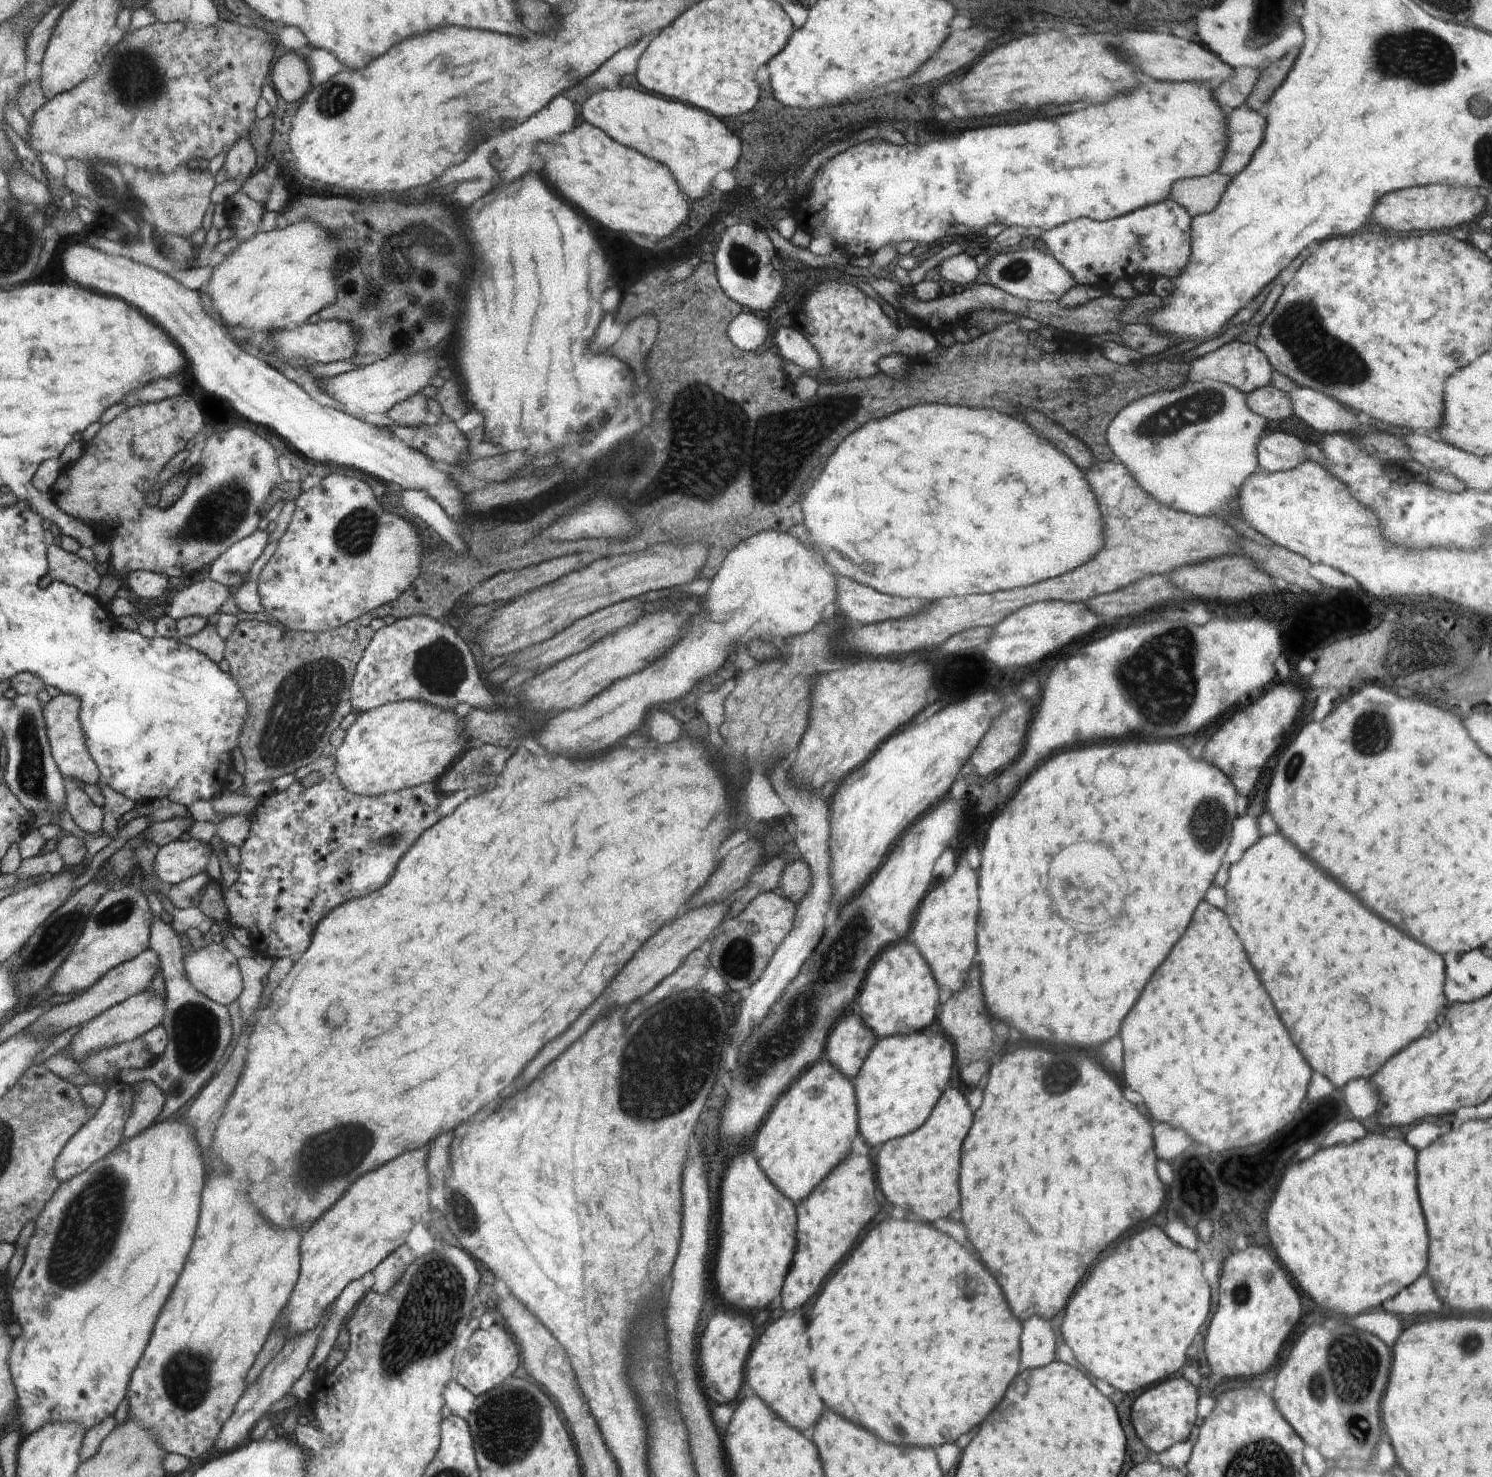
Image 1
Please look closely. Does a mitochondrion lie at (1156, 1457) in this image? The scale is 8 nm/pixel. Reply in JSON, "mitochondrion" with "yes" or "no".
{"mitochondrion":"no"}

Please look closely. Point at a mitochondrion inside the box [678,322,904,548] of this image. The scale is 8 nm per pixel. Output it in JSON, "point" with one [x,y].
{"point":[873,339]}

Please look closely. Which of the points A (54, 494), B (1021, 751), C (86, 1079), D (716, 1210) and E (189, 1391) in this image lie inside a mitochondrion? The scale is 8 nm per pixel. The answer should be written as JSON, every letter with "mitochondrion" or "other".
{"A":"other","B":"other","C":"other","D":"other","E":"mitochondrion"}

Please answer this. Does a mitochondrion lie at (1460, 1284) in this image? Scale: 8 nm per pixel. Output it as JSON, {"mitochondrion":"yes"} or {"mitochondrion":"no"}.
{"mitochondrion":"no"}

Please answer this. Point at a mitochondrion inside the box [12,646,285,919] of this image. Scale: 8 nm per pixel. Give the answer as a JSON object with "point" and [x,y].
{"point":[32,777]}

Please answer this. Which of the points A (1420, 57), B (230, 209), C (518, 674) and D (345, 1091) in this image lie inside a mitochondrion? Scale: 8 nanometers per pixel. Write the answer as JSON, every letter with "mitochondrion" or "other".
{"A":"mitochondrion","B":"other","C":"other","D":"other"}

